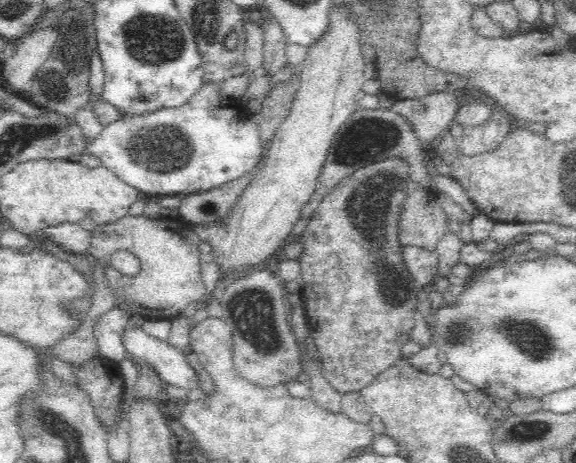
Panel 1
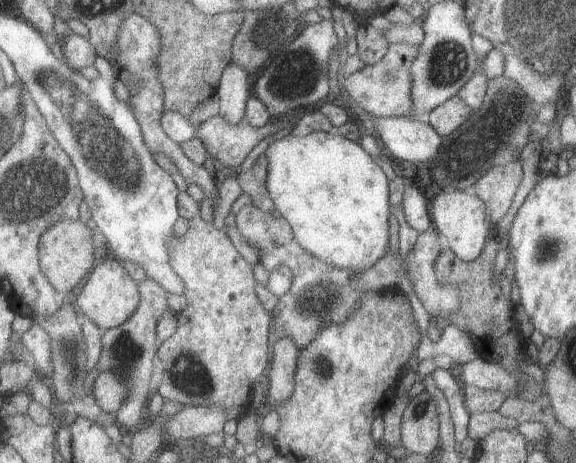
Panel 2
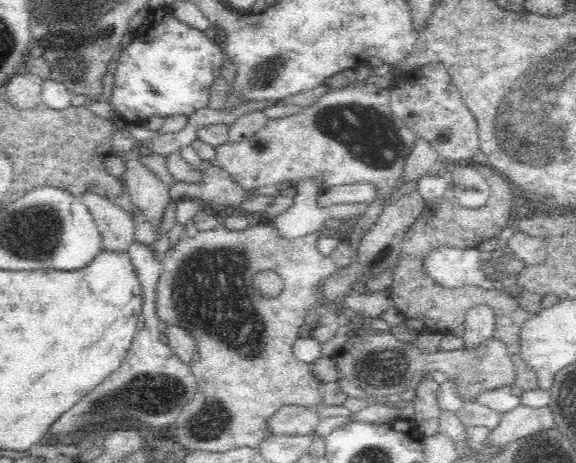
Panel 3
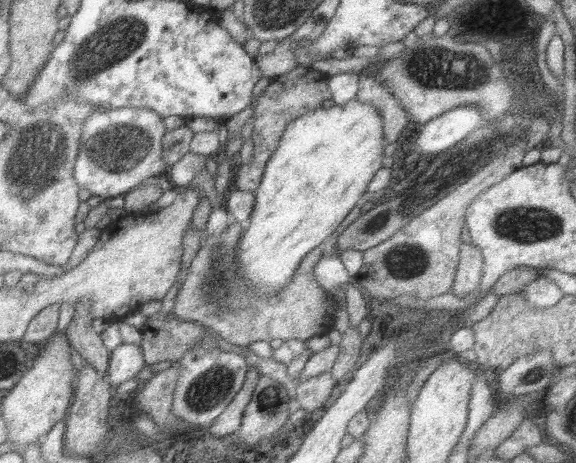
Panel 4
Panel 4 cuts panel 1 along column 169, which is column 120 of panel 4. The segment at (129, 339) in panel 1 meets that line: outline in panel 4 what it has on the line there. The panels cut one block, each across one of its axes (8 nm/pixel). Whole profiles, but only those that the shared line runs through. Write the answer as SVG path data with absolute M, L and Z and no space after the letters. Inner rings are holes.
M121 344L113 352L111 368L109 368L109 382L115 388L119 388L123 382L135 378L147 364L145 360L145 348L139 344Z

